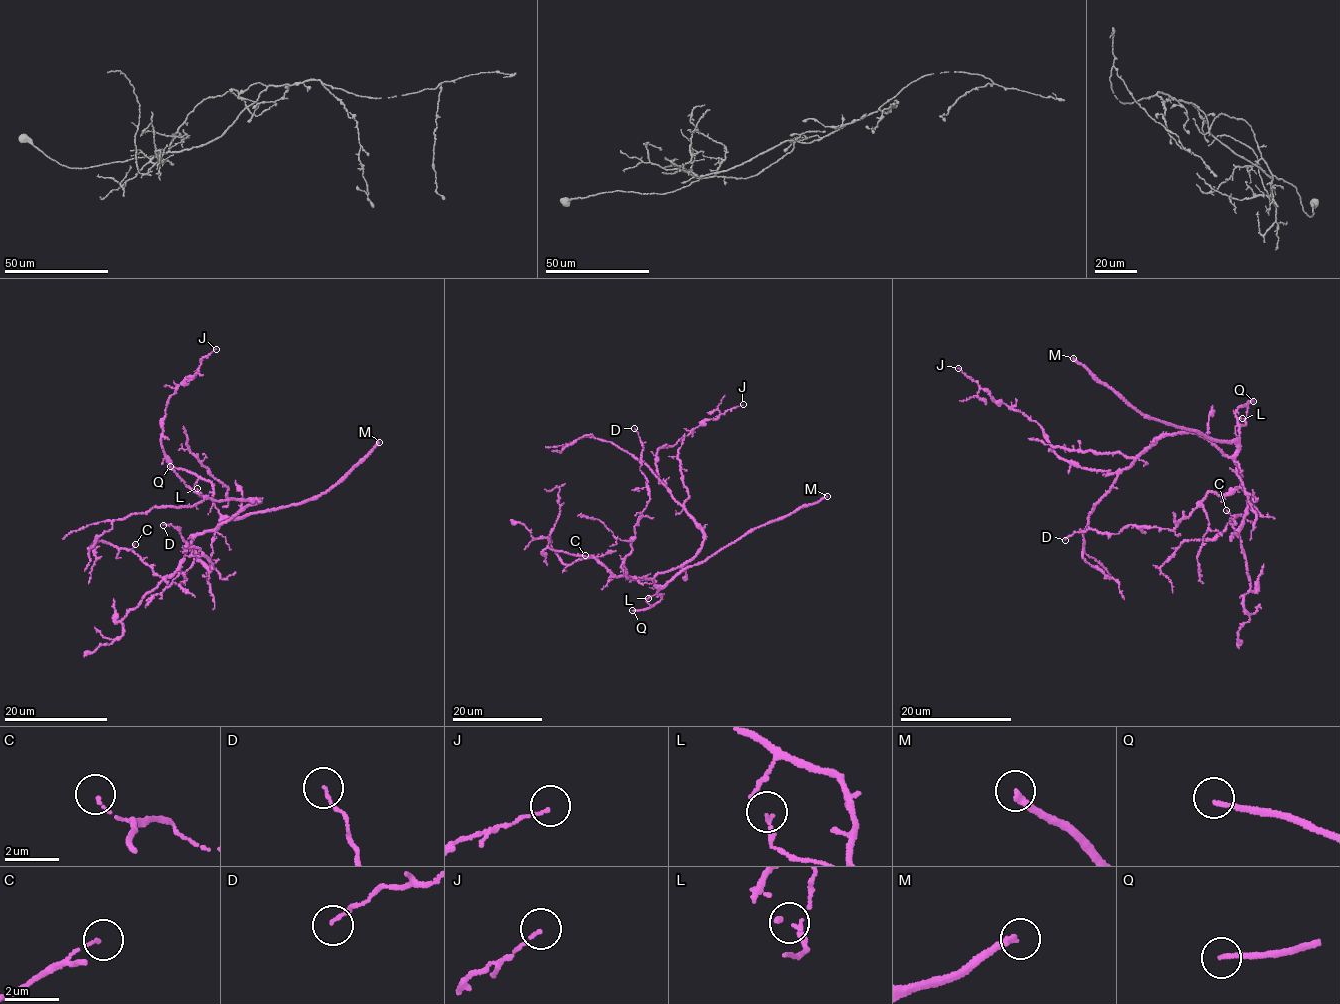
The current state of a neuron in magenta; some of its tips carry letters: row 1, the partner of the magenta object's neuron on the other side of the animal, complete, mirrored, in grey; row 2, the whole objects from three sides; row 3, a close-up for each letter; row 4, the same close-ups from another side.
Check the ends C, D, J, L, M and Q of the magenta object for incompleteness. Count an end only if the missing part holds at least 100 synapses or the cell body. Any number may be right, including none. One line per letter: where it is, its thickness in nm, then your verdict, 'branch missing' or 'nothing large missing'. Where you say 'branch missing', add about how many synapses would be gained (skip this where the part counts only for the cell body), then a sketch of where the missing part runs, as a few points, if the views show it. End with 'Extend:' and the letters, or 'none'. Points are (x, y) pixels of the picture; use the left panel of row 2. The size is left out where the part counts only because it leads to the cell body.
C: at (135, 544); 100 nm thick; nothing large missing
D: at (163, 525); 100 nm thick; nothing large missing
J: at (216, 349); 90 nm thick; nothing large missing
L: at (197, 488); 180 nm thick; nothing large missing
M: at (379, 442); 260 nm thick; branch missing; about 250 synapses
Q: at (170, 466); 150 nm thick; branch missing
Extend: M, Q

